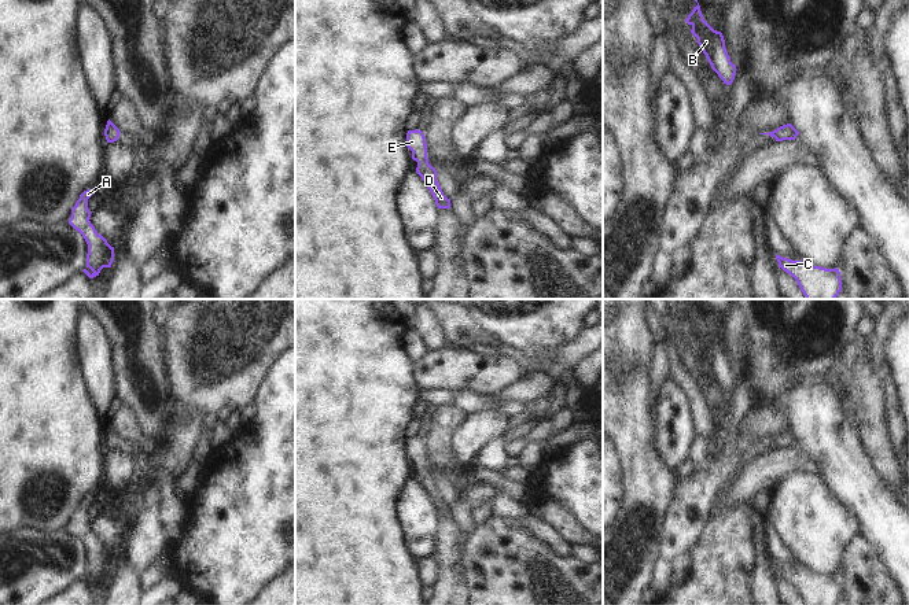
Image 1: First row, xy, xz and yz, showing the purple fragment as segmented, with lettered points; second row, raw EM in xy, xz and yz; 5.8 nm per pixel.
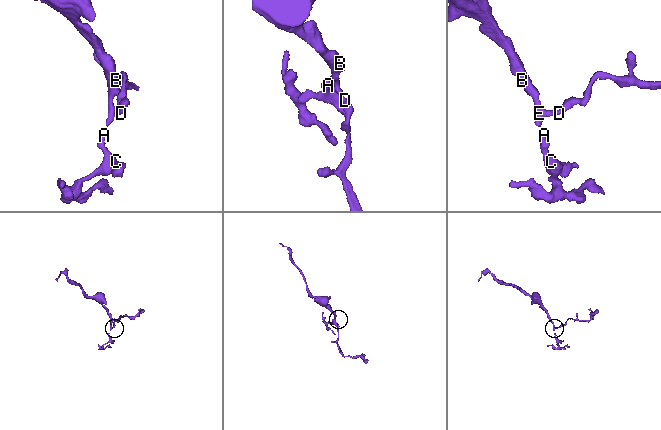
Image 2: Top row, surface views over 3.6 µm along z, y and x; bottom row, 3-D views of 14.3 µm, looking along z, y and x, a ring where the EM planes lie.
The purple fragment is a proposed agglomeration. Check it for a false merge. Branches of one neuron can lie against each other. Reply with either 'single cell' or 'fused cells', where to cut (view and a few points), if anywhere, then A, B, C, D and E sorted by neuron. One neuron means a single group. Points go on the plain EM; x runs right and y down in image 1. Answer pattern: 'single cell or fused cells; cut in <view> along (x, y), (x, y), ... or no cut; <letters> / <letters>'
single cell; no cut; A B C D E

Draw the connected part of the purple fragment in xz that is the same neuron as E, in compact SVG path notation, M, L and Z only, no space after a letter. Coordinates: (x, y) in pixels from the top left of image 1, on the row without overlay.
M408 438L406 454L412 458L412 466L417 469L416 480L422 484L430 497L438 516L450 516L448 506L438 488L437 477L428 471L426 444L422 438Z

